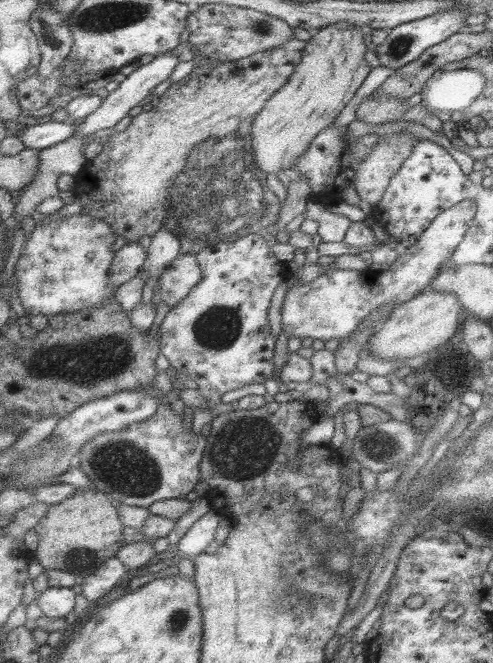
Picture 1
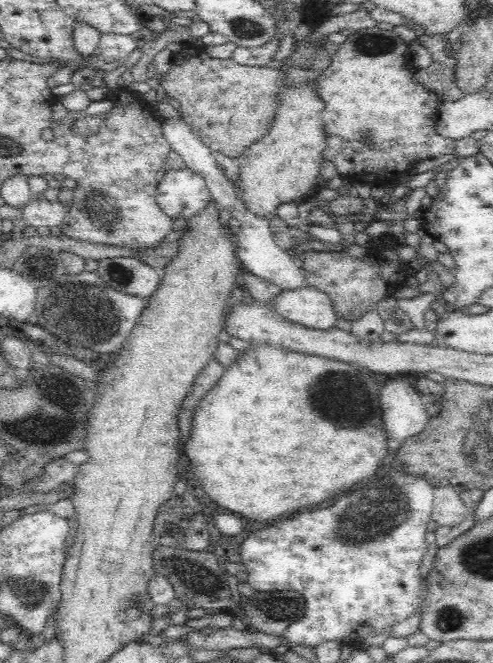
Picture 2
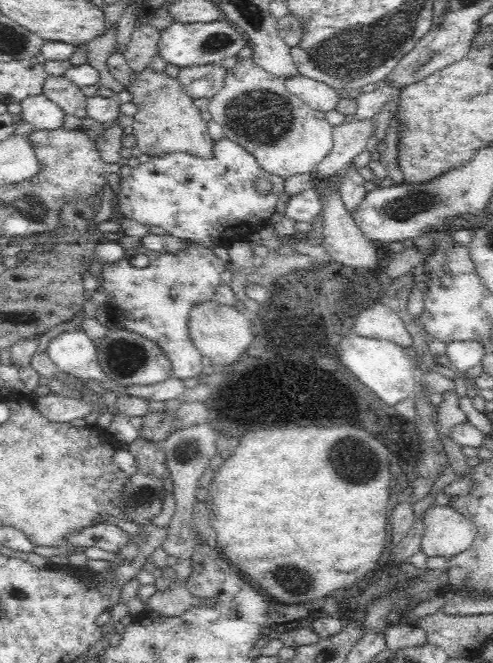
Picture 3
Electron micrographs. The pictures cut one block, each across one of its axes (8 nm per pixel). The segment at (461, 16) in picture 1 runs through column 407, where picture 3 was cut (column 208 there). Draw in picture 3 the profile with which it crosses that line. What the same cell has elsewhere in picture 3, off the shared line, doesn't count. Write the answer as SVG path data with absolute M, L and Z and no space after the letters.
M224 18L212 22L190 24L174 21L161 31L157 55L167 64L186 68L186 66L198 66L198 64L219 64L224 58L236 56L248 44L246 36Z

